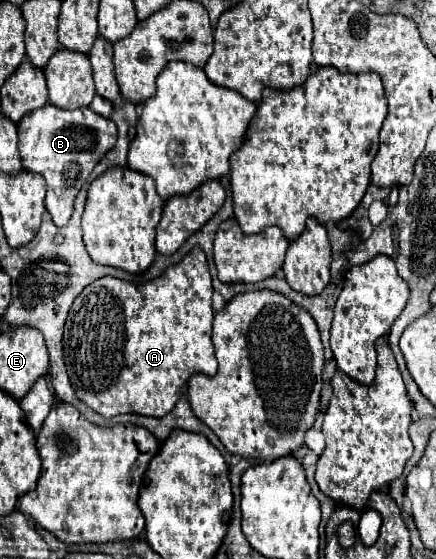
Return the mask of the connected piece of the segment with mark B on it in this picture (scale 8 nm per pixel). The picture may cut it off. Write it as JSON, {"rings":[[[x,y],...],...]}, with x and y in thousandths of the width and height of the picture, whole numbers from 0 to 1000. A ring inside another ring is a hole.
{"rings":[[[122,186],[89,193],[44,218],[44,275],[62,308],[94,311],[108,326],[103,369],[131,404],[149,404],[167,383],[167,361],[218,293],[264,261],[268,225],[204,193],[140,197]]]}

